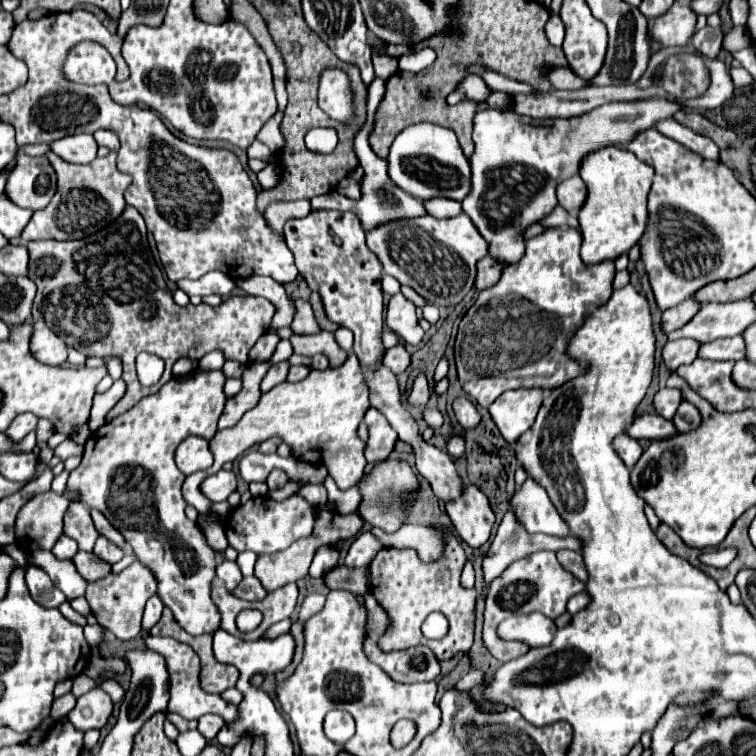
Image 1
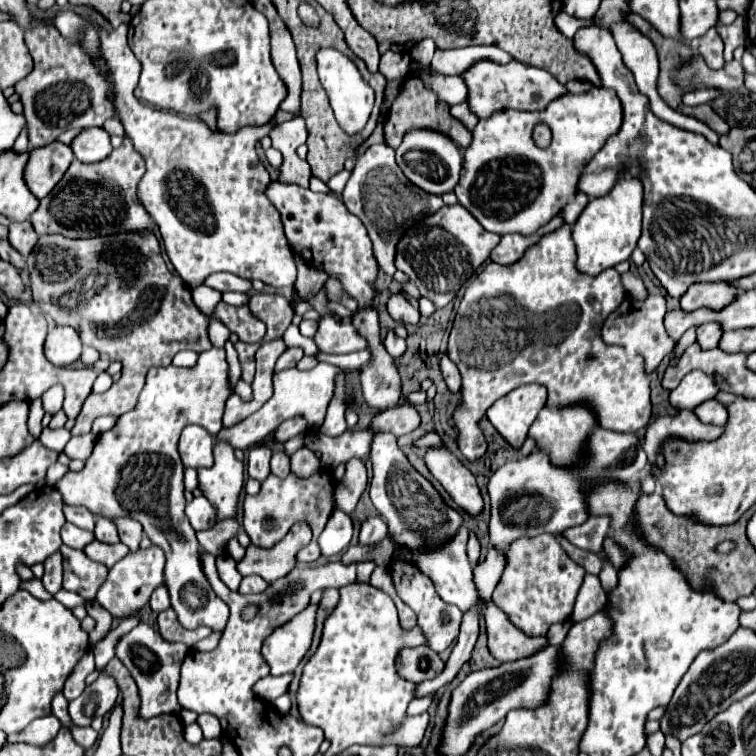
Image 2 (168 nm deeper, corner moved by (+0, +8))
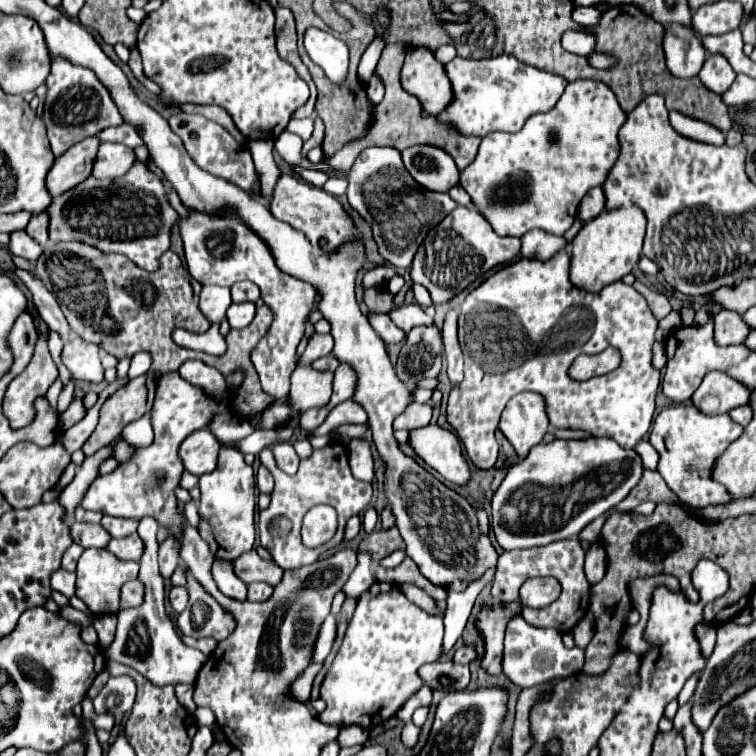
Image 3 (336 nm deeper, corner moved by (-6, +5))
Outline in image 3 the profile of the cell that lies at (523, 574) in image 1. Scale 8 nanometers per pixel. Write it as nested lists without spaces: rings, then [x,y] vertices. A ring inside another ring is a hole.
[[[566,539],[558,543],[548,543],[546,547],[530,547],[530,549],[520,549],[520,551],[508,551],[502,553],[498,559],[498,569],[492,585],[492,597],[494,601],[502,603],[516,603],[518,601],[518,589],[526,579],[532,577],[556,577],[562,585],[562,595],[548,607],[544,609],[530,609],[522,607],[522,617],[526,623],[534,627],[552,627],[552,629],[562,629],[564,633],[570,631],[588,611],[588,599],[590,599],[590,583],[584,577],[584,551],[578,543],[578,539]]]

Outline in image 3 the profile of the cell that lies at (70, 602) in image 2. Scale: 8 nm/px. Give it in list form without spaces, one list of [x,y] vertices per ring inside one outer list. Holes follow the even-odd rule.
[[[64,569],[54,571],[54,575],[52,575],[52,579],[50,579],[52,589],[60,591],[60,593],[66,595],[68,599],[74,595],[74,583],[76,583],[76,575],[74,575],[74,573],[68,573],[68,571],[64,571]]]

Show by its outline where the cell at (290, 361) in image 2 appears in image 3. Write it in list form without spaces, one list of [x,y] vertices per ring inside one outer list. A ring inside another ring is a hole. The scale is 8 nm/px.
[[[314,333],[310,337],[310,343],[306,347],[306,351],[298,357],[298,365],[310,365],[312,361],[316,361],[318,357],[324,357],[332,351],[334,347],[334,339],[332,335],[320,335],[320,333]]]

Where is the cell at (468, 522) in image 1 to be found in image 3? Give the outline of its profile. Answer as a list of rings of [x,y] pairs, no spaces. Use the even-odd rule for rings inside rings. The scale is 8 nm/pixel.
[[[426,425],[410,431],[410,445],[418,457],[422,457],[426,465],[438,471],[446,481],[464,487],[472,479],[460,441],[452,431],[446,431],[438,425]]]

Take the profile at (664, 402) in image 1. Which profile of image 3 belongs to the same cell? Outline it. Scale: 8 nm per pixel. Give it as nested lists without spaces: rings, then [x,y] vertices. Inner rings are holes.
[[[710,371],[700,387],[692,395],[692,403],[708,415],[728,413],[734,407],[746,405],[750,397],[750,389],[742,383],[734,381],[722,371]]]

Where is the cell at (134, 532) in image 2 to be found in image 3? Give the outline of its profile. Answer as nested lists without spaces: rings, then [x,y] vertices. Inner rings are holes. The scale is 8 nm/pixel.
[[[142,519],[138,525],[138,535],[144,541],[144,555],[140,557],[140,581],[146,585],[146,599],[136,609],[118,611],[118,631],[110,647],[104,649],[106,661],[120,659],[120,663],[136,669],[140,675],[150,679],[156,687],[194,683],[200,667],[206,663],[206,655],[194,647],[188,647],[178,637],[170,617],[164,609],[164,579],[158,573],[158,541],[156,541],[158,523],[154,519]]]

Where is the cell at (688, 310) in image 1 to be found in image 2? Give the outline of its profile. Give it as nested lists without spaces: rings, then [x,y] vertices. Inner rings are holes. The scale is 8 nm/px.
[[[710,282],[710,284],[692,284],[688,292],[680,298],[684,310],[722,310],[740,296],[740,290],[730,282]]]

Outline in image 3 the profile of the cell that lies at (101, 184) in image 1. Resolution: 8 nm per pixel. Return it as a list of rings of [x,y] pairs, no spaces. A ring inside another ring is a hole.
[[[136,161],[134,167],[130,167],[130,171],[122,179],[116,179],[112,183],[98,183],[94,177],[90,177],[84,183],[80,183],[78,187],[74,187],[72,191],[68,191],[60,197],[54,197],[52,205],[48,207],[48,215],[50,215],[50,229],[48,231],[50,231],[50,239],[54,243],[82,241],[82,243],[98,247],[102,251],[122,253],[146,271],[158,269],[158,259],[164,251],[168,251],[170,229],[178,219],[178,213],[166,201],[164,187],[162,187],[160,179],[152,171],[148,171],[146,163],[142,163],[142,161]]]

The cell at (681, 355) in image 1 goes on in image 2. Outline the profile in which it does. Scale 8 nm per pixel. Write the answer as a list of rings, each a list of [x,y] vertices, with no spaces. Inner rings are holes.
[[[708,322],[708,324],[702,324],[696,330],[696,334],[698,334],[698,344],[704,350],[708,350],[708,348],[716,348],[718,346],[724,330],[722,330],[722,326],[718,322]]]

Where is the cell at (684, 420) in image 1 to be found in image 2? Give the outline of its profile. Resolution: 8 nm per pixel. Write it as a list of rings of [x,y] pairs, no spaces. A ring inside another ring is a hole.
[[[710,400],[708,404],[700,404],[700,408],[694,410],[700,420],[704,420],[706,424],[716,424],[716,426],[726,426],[728,422],[728,410],[722,402],[718,400]]]

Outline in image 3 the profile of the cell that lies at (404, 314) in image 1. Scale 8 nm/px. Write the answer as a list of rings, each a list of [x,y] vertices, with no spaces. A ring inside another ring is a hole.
[[[412,303],[412,305],[402,305],[402,307],[394,309],[394,311],[390,313],[390,317],[392,317],[392,321],[394,321],[400,329],[404,329],[406,333],[408,333],[412,327],[416,327],[416,325],[432,325],[432,317],[428,317],[428,315],[424,313],[424,309],[422,309],[420,305],[416,305],[416,303]]]

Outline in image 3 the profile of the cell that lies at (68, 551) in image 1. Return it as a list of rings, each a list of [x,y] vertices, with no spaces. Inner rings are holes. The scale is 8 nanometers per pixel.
[[[74,523],[70,527],[70,535],[74,543],[82,543],[84,549],[88,547],[106,547],[110,541],[110,535],[104,531],[102,525],[92,523]]]

